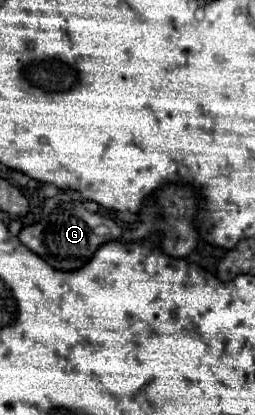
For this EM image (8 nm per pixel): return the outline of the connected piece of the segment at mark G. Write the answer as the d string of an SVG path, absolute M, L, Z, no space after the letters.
M59 190L55 196L47 198L43 204L41 220L25 226L19 234L19 240L39 254L43 260L47 260L57 270L77 270L83 264L89 262L89 258L95 254L95 250L109 240L121 238L119 224L109 218L107 214L91 212L85 208L83 200L75 200L69 190Z

